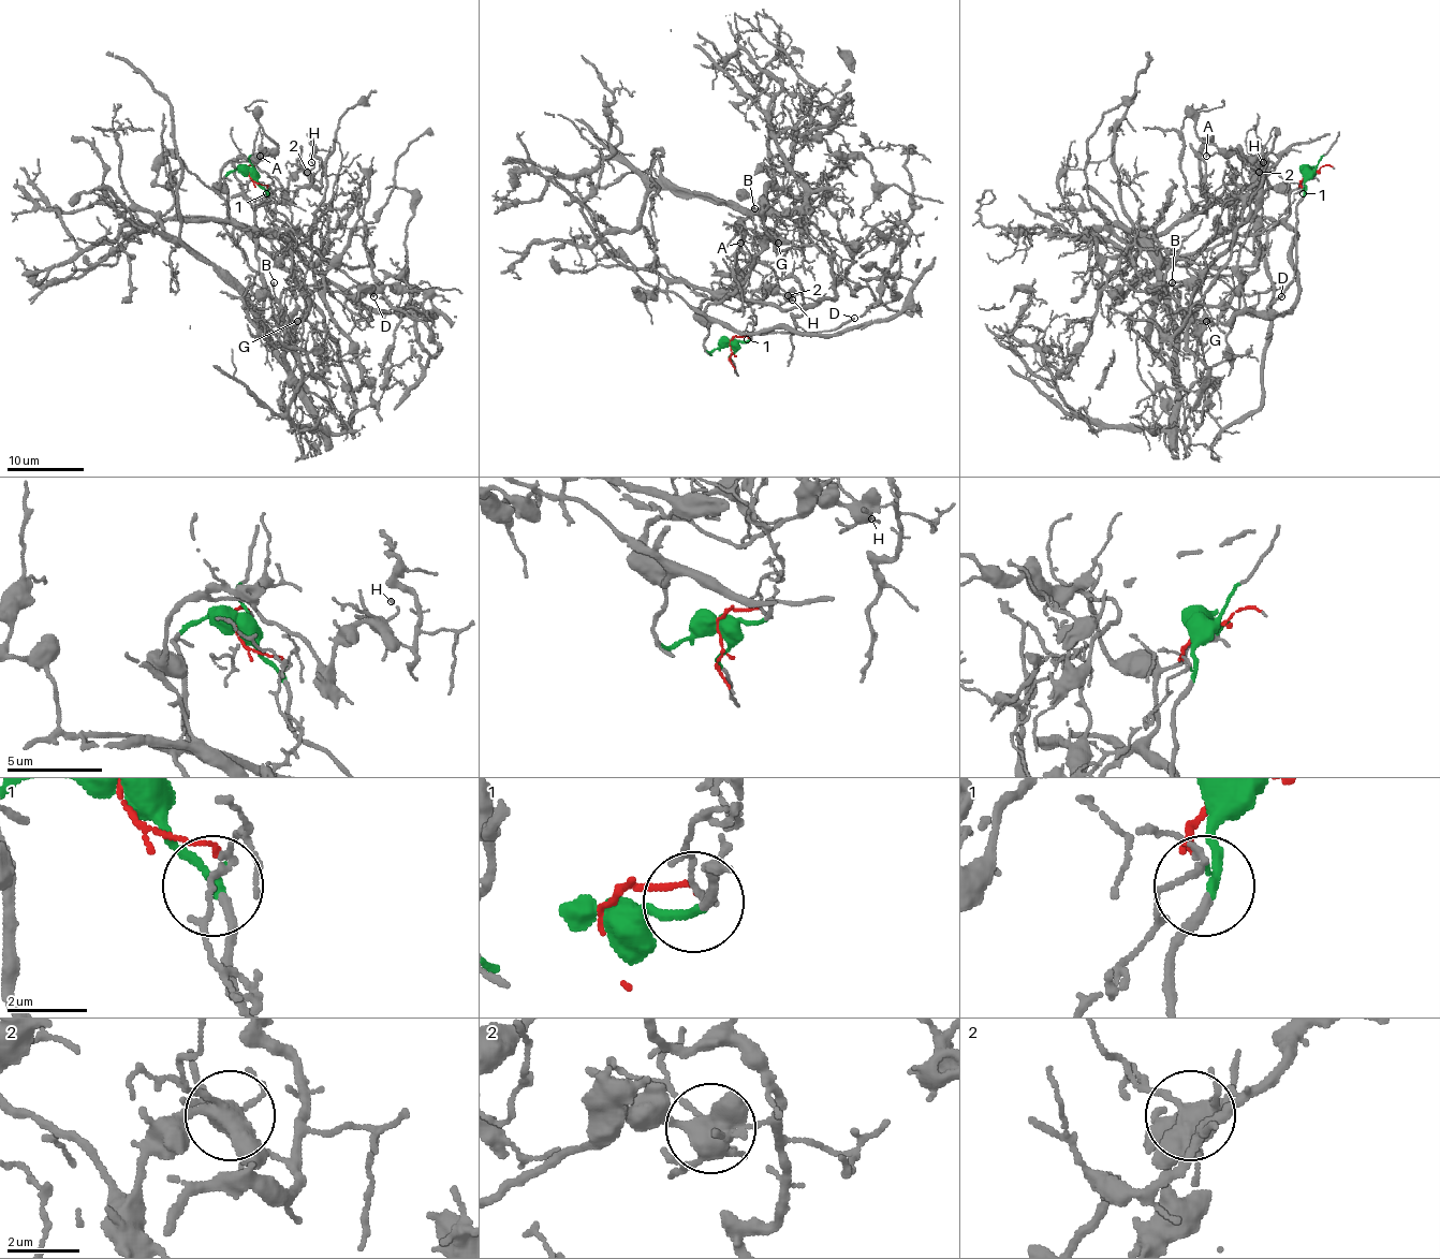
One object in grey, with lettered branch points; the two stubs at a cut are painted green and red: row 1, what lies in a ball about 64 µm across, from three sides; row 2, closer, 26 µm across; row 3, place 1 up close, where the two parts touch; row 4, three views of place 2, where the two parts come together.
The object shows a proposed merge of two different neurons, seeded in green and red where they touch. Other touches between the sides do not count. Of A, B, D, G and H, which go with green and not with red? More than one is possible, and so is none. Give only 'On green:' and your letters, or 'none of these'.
On green: A, B, D, G, H

